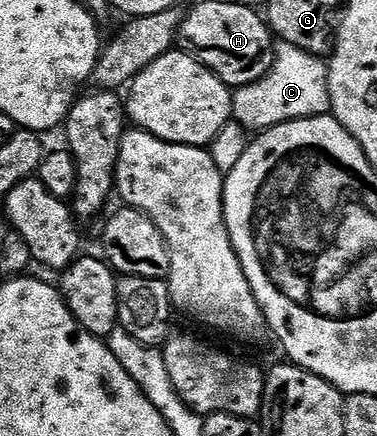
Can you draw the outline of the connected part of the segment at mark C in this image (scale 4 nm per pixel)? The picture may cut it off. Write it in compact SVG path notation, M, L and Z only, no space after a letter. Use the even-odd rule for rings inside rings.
M294 45L276 46L273 65L255 83L232 90L232 120L248 131L264 131L295 119L323 117L330 112L329 67L322 58Z

